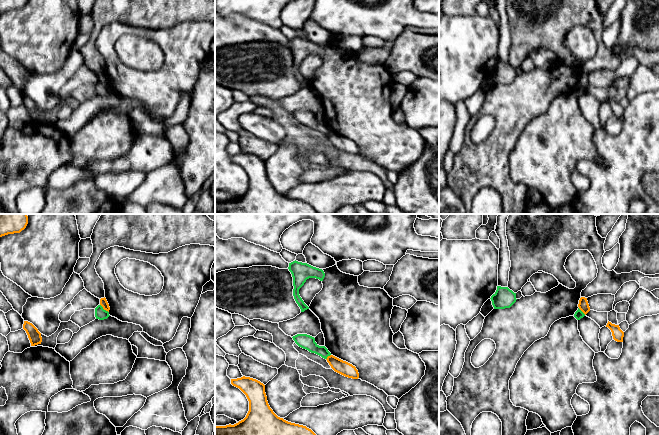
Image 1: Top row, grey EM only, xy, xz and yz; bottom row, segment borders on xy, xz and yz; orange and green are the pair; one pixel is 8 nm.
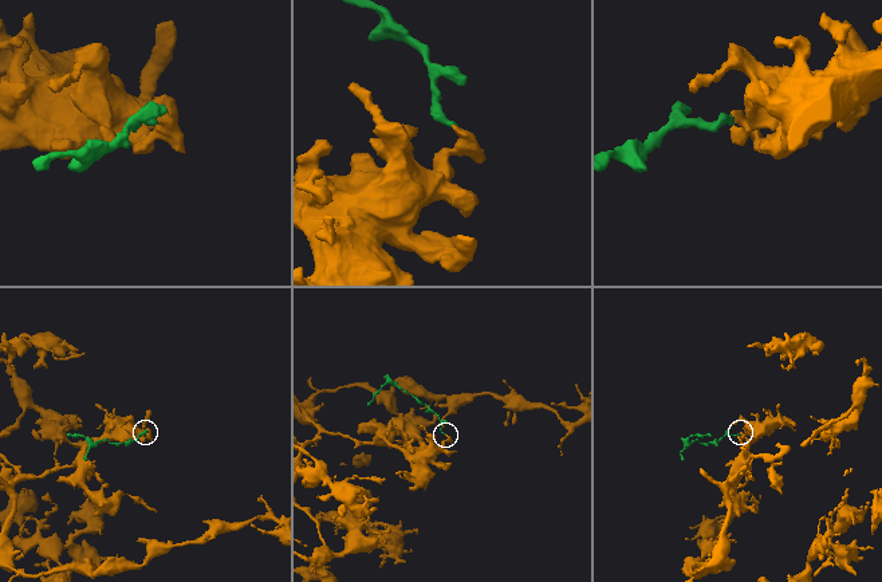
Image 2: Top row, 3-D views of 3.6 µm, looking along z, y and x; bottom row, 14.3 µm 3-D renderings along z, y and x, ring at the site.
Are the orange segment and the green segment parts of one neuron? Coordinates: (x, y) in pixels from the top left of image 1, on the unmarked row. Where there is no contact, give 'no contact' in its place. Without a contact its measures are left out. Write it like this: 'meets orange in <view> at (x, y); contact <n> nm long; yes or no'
meets orange in xy at (104, 85); contact 100 nm long; no

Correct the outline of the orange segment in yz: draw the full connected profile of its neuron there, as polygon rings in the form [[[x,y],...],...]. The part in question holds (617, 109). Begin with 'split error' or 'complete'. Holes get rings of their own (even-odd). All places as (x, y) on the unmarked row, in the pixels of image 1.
complete | [[[608,97],[606,103],[611,106],[613,115],[615,117],[623,118],[624,108],[620,105],[619,101],[612,100]]]

